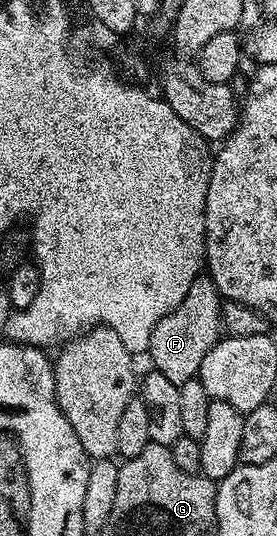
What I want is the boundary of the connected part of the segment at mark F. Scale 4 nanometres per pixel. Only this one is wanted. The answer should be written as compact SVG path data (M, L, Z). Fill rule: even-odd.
M199 277L191 281L191 289L187 289L187 297L179 301L177 308L151 329L151 341L147 358L150 359L152 370L163 373L167 381L178 385L189 379L200 376L203 357L211 353L223 335L223 296L217 291L217 286L208 277Z

